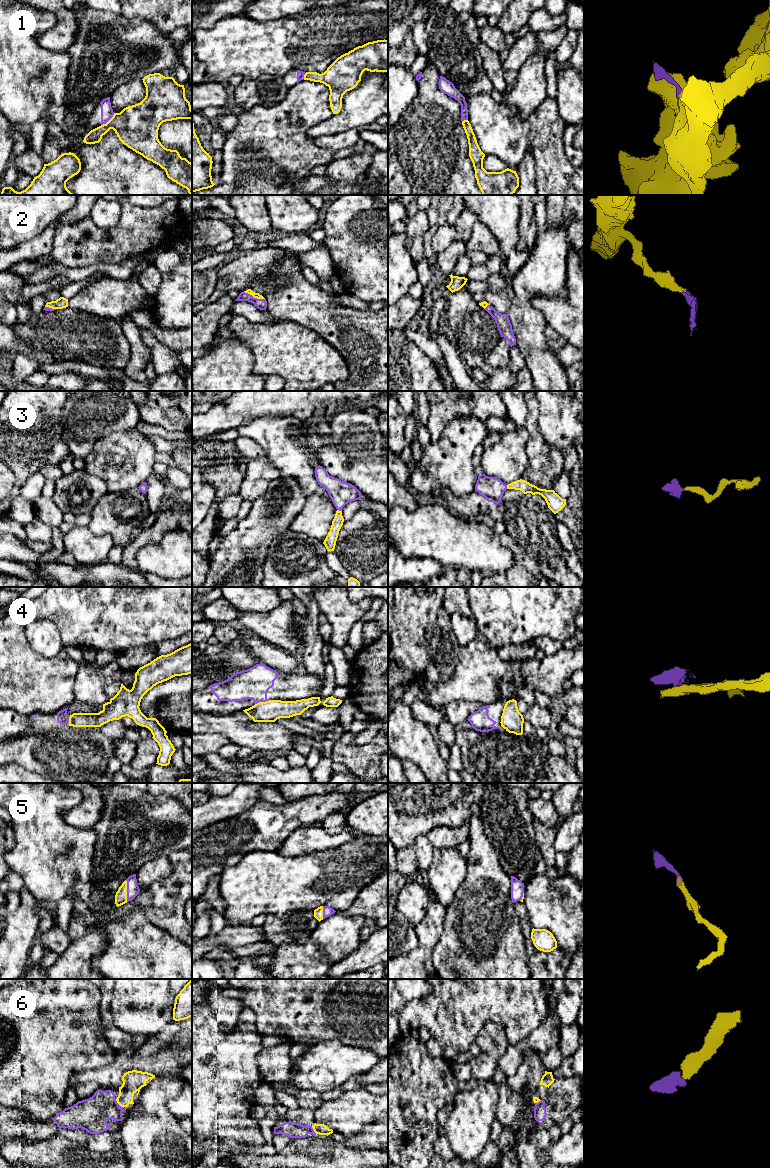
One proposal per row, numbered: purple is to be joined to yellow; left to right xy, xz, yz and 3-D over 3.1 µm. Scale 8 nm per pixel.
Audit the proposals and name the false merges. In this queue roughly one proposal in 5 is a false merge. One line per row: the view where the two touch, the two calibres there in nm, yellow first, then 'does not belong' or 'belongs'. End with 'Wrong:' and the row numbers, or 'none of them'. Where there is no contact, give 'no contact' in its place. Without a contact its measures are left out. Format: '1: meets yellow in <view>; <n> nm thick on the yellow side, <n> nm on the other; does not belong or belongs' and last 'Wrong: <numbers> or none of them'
1: meets yellow in xy; 340 nm thick on the yellow side, 100 nm on the other; does not belong
2: meets yellow in xz; 50 nm thick on the yellow side, 90 nm on the other; belongs
3: meets yellow in xz; 90 nm thick on the yellow side, 190 nm on the other; belongs
4: meets yellow in xz; 170 nm thick on the yellow side, 260 nm on the other; does not belong
5: meets yellow in xy; 100 nm thick on the yellow side, 100 nm on the other; belongs
6: meets yellow in xy; 170 nm thick on the yellow side, 260 nm on the other; belongs
Wrong: 1, 4

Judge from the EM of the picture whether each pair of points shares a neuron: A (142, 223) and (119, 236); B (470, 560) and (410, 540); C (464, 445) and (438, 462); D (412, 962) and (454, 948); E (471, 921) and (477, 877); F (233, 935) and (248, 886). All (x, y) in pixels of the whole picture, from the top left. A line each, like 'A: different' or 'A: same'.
A: same
B: same
C: same
D: different
E: same
F: different

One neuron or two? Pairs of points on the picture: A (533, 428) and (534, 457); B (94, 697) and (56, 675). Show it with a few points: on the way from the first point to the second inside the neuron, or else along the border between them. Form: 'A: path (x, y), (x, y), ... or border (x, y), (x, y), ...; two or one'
A: path (534, 435), (534, 450); one
B: border (80, 664), (74, 684), (74, 700); two

